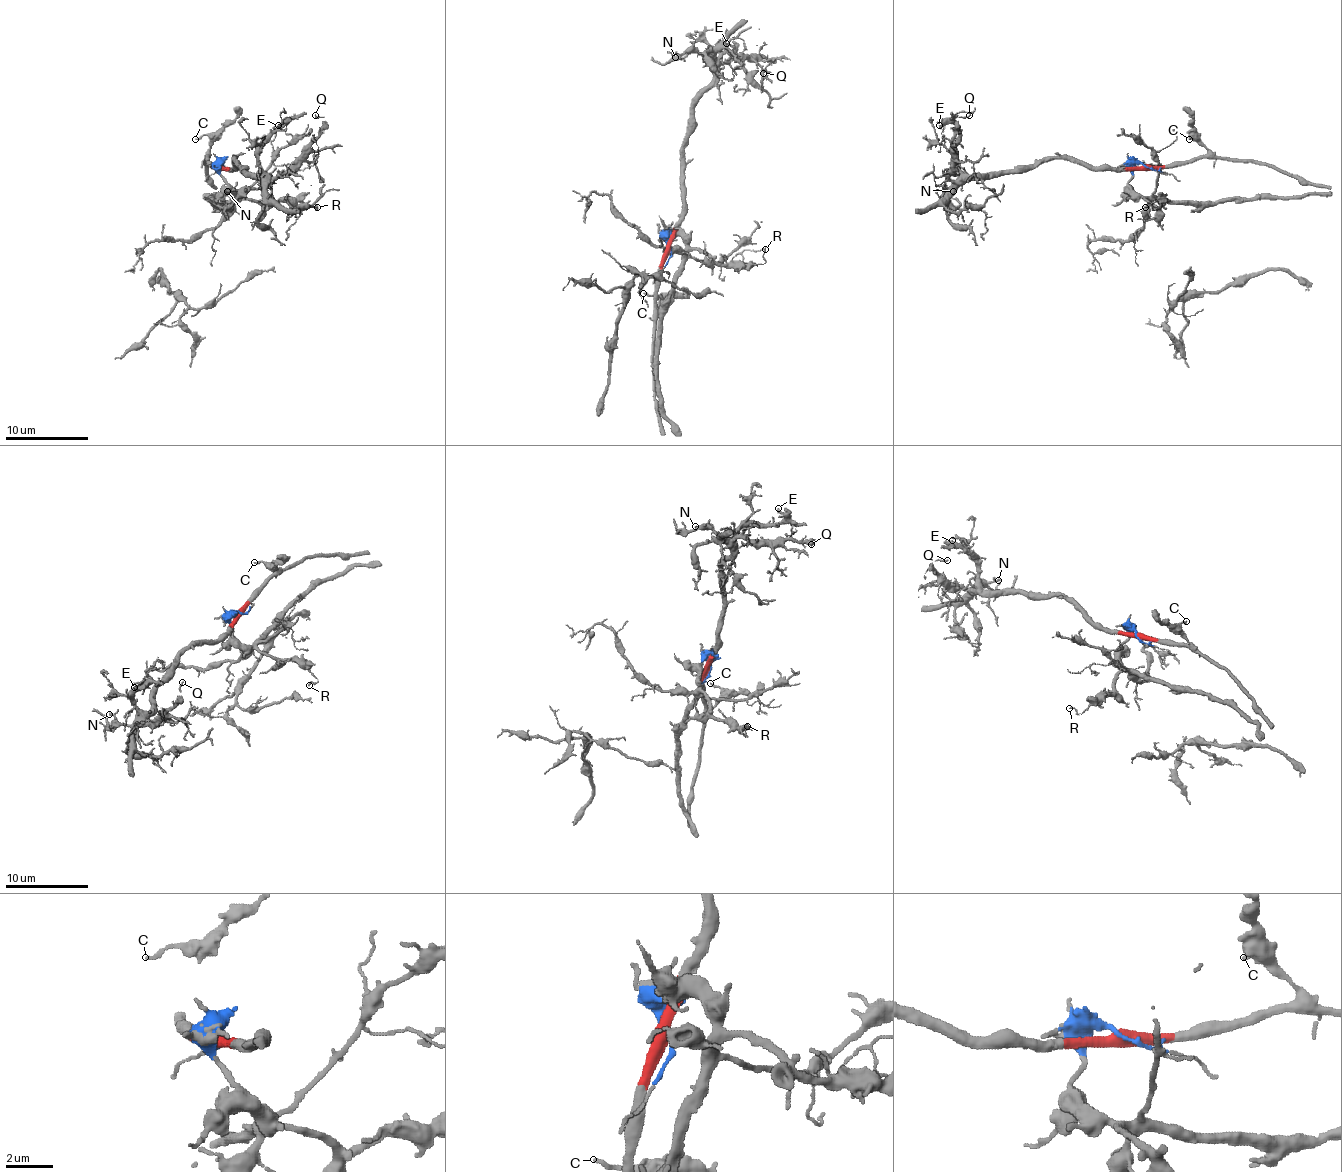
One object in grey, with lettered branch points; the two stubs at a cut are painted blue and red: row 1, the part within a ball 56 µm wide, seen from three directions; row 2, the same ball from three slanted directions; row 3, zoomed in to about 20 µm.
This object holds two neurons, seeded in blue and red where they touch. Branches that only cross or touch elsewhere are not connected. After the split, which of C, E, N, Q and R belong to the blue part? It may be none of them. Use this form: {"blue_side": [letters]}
{"blue_side": ["R"]}

